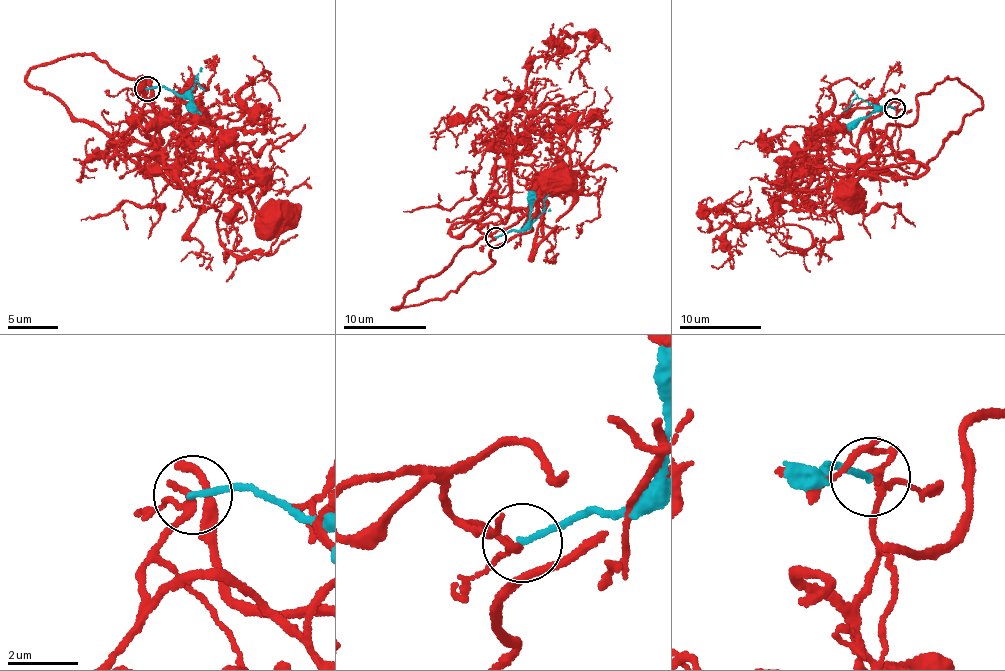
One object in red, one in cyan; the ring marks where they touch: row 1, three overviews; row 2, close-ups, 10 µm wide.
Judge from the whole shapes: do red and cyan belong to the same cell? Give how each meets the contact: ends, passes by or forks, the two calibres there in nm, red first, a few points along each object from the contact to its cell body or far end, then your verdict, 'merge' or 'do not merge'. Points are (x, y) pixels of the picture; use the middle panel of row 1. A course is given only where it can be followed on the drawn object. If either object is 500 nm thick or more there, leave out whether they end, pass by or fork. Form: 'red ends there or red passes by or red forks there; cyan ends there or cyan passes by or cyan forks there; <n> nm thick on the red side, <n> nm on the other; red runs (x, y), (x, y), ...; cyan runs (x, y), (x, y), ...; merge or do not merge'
red passes by; cyan ends there; 180 nm thick on the red side, 160 nm on the other; red runs (496, 237), (479, 221), (541, 214), (541, 186), (488, 269), (392, 308), (544, 199), (532, 257), (561, 180); cyan runs (496, 237), (525, 228), (543, 210), (547, 194); do not merge

